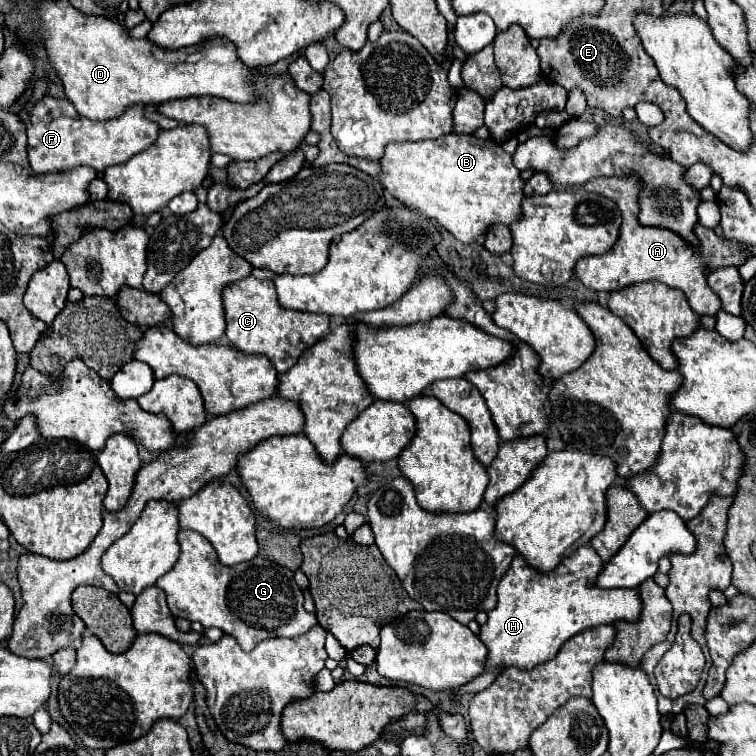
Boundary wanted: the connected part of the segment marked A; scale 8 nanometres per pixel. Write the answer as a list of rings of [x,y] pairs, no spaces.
[[[634,176],[630,178],[596,178],[594,182],[588,182],[584,190],[592,192],[602,192],[610,200],[614,200],[620,208],[622,214],[622,226],[620,226],[620,236],[616,244],[600,254],[600,256],[586,256],[576,262],[574,274],[578,280],[590,288],[590,290],[620,290],[636,282],[646,282],[646,280],[658,280],[670,288],[678,288],[684,292],[688,298],[690,308],[696,314],[710,314],[714,316],[720,310],[720,298],[712,292],[712,288],[706,284],[706,272],[710,268],[720,268],[720,266],[740,266],[748,256],[742,254],[738,248],[738,242],[732,240],[722,240],[716,236],[714,230],[704,228],[702,224],[696,226],[696,234],[700,238],[700,250],[692,250],[678,234],[668,232],[664,228],[648,228],[638,224],[638,206],[636,206],[636,192],[640,190],[640,184]]]

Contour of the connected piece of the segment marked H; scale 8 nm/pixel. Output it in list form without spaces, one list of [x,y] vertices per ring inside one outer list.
[[[592,546],[578,548],[548,574],[532,570],[520,556],[514,556],[512,566],[500,580],[498,604],[488,612],[488,622],[478,634],[488,648],[486,672],[510,666],[532,670],[538,664],[552,660],[568,638],[586,628],[612,624],[616,620],[636,620],[640,614],[640,598],[636,590],[604,590],[590,586],[600,568],[602,560]]]

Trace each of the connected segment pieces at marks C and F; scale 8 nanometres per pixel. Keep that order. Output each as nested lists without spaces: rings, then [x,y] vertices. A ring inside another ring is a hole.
[[[248,276],[244,280],[232,282],[222,290],[222,302],[224,302],[224,314],[226,314],[228,340],[246,354],[266,356],[278,372],[290,370],[296,364],[298,356],[304,350],[308,350],[312,344],[316,344],[330,330],[330,318],[326,314],[312,314],[312,312],[282,308],[276,298],[274,282],[270,280],[258,280],[254,276]],[[290,330],[298,330],[302,334],[302,346],[292,348],[288,344]]]
[[[44,96],[30,110],[22,108],[18,116],[26,124],[28,158],[36,174],[66,170],[80,164],[102,172],[106,166],[122,164],[134,154],[146,150],[158,138],[160,132],[160,126],[144,116],[144,106],[130,106],[120,118],[92,122],[84,116],[78,116],[78,112],[68,100]]]

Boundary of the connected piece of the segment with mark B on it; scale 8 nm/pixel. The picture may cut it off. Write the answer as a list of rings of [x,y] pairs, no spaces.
[[[448,134],[436,140],[424,142],[390,142],[386,146],[384,156],[380,158],[382,170],[378,172],[380,184],[386,192],[390,192],[404,206],[422,212],[426,218],[440,222],[450,234],[454,234],[460,242],[480,240],[490,224],[510,224],[520,214],[520,202],[524,198],[520,180],[520,170],[512,164],[512,156],[502,150],[500,144],[492,140],[480,140],[476,136]]]

